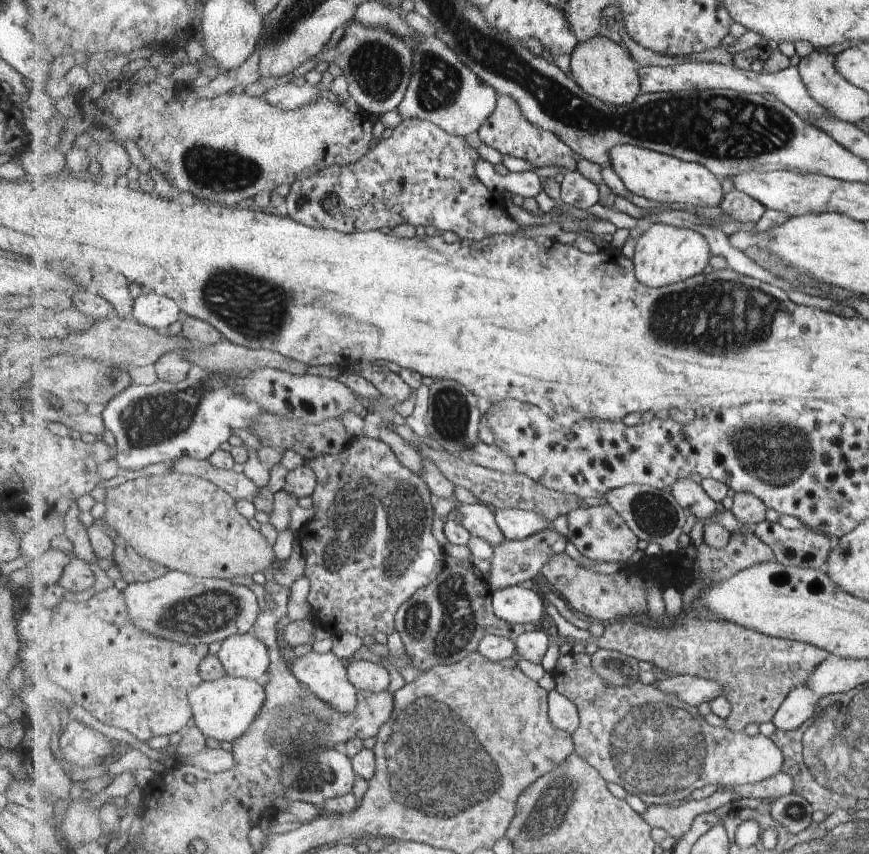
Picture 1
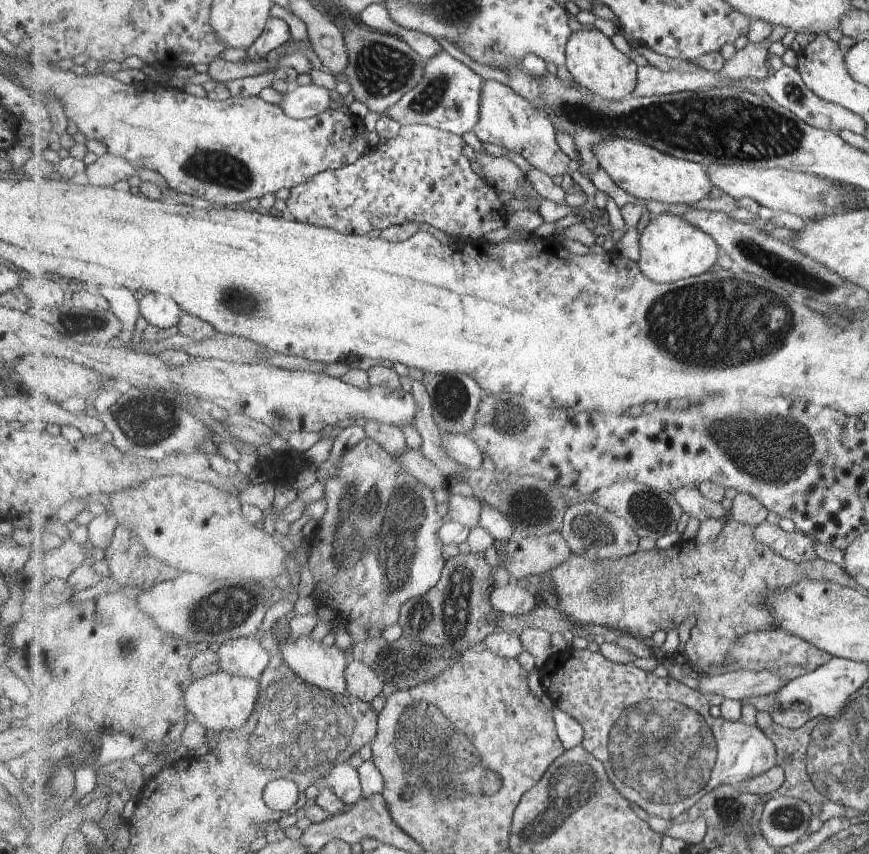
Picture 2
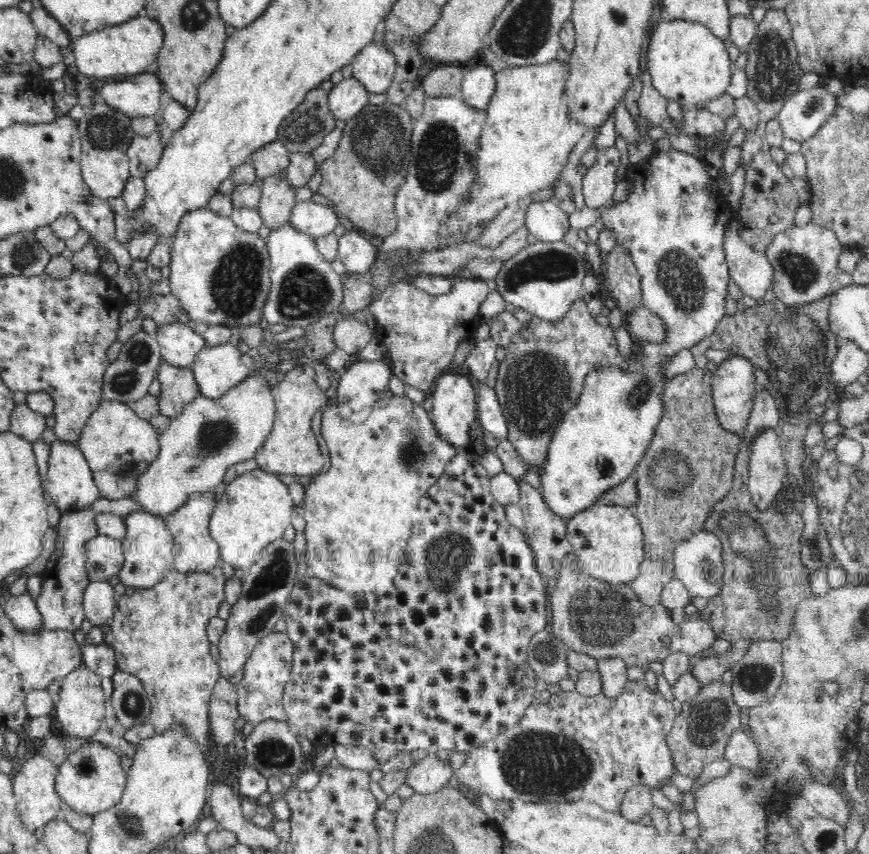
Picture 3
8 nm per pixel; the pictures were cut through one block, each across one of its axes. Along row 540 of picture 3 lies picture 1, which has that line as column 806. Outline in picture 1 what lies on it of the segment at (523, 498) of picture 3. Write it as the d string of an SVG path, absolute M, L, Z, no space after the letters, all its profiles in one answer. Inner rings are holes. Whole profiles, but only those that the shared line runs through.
M763 521L754 529L784 565L818 569L828 562L832 551L827 535L811 527L785 529L777 522Z

